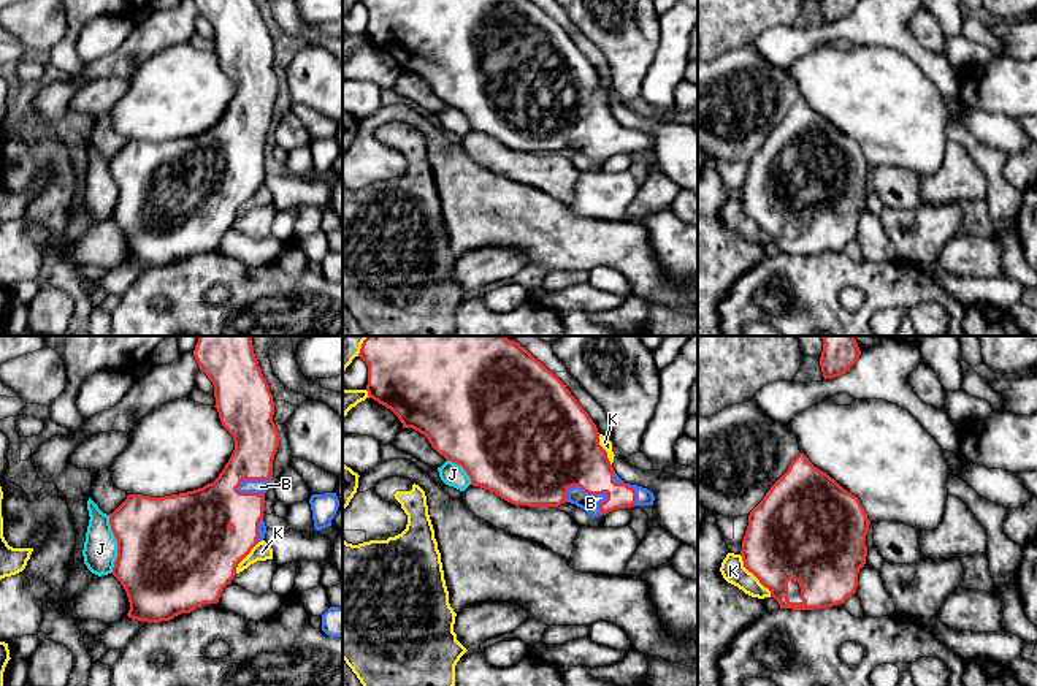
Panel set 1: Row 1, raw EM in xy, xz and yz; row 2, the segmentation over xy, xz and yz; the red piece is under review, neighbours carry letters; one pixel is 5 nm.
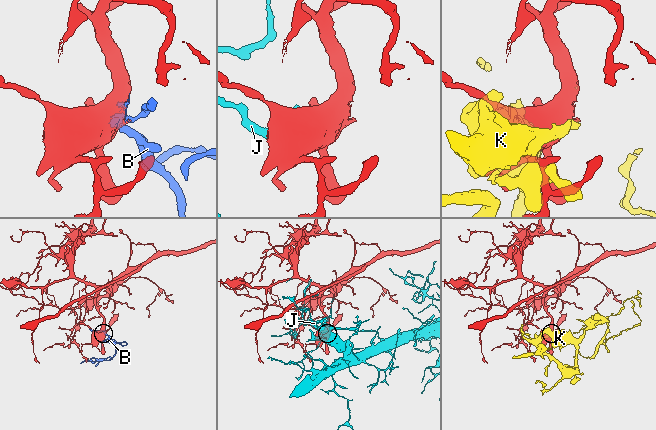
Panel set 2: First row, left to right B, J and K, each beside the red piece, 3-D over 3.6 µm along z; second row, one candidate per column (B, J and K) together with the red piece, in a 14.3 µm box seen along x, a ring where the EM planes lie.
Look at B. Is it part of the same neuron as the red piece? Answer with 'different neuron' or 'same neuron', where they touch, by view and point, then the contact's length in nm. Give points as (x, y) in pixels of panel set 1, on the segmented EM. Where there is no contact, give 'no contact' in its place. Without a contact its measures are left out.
same neuron; contact xz (587, 491); length 220 nm

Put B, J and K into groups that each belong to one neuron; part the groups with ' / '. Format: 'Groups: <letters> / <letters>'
Groups: B / J / K

